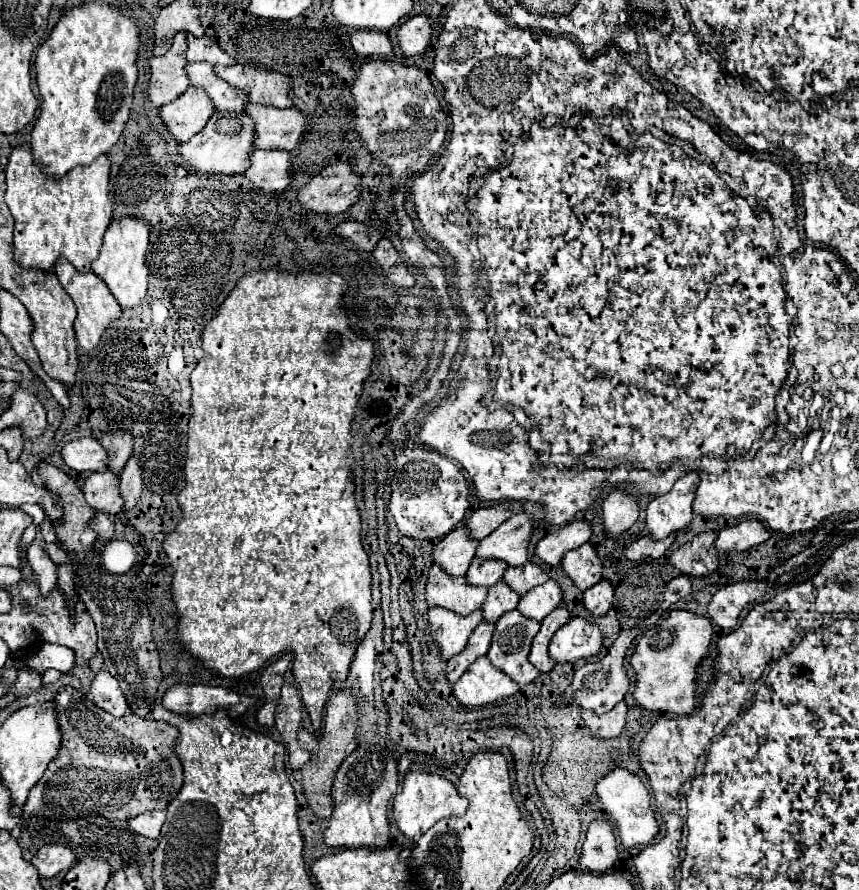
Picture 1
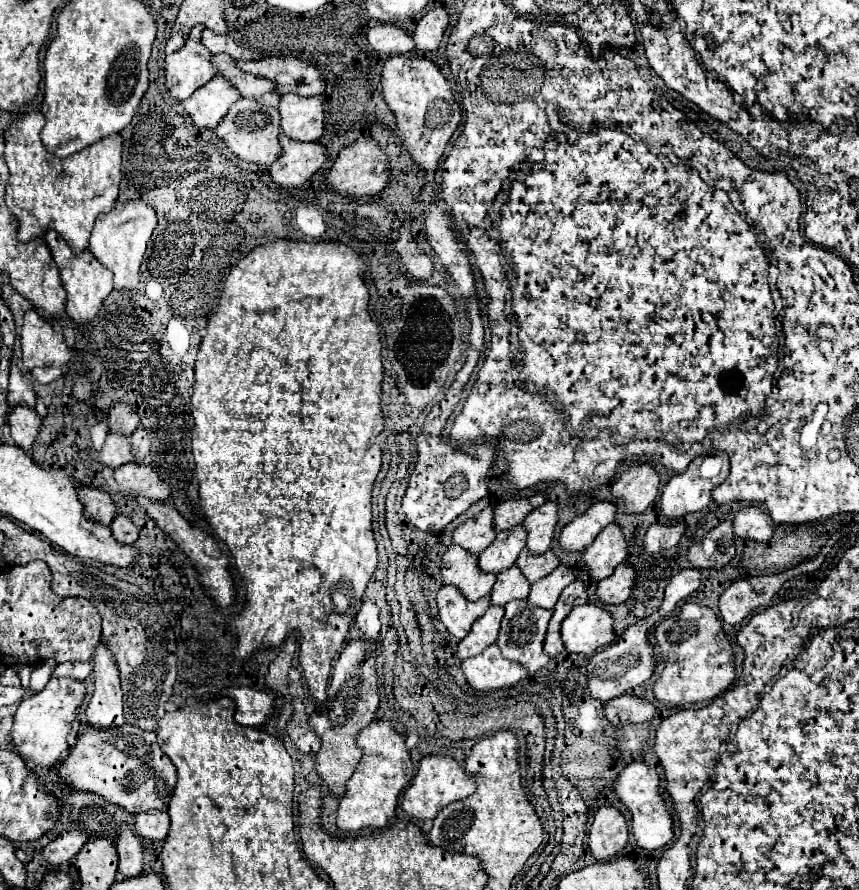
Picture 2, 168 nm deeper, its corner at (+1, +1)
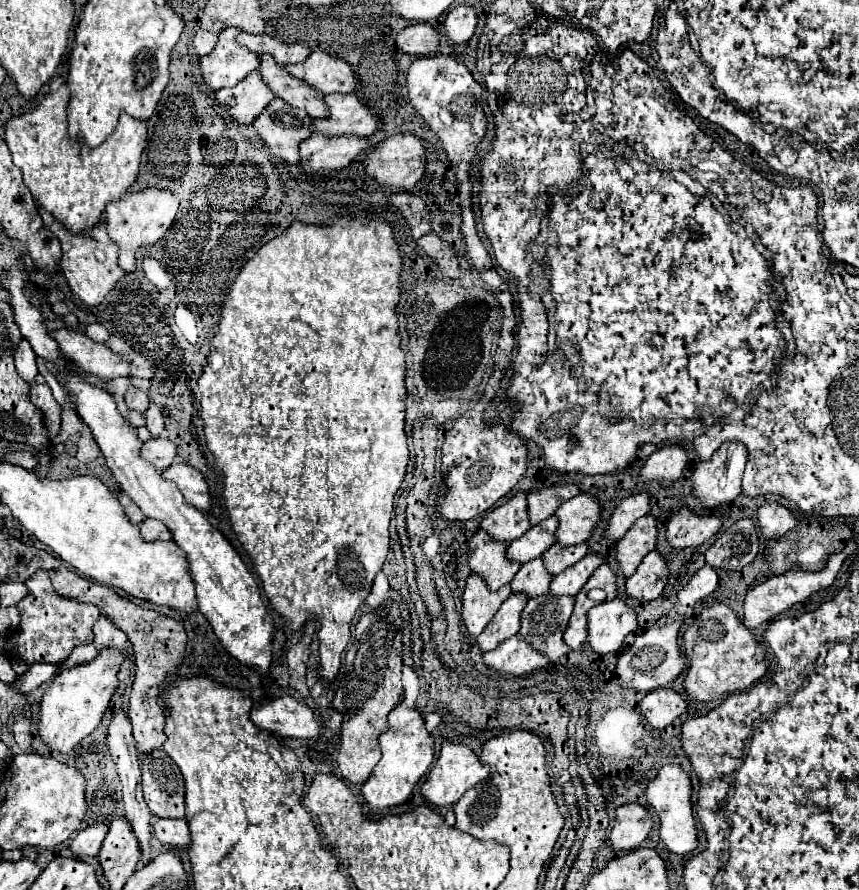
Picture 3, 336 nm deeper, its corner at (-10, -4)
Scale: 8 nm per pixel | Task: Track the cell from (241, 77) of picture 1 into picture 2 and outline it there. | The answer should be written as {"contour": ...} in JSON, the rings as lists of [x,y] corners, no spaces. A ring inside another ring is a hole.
{"contour":[[[272,56],[268,58],[268,66],[272,68],[266,68],[266,58],[248,62],[240,60],[238,66],[244,72],[272,80],[276,90],[282,94],[294,92],[298,96],[318,96],[326,90],[324,76],[318,72],[318,68],[296,56]]]}

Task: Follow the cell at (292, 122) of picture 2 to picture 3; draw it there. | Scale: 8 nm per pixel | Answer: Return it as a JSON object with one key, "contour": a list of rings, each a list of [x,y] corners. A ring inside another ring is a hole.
{"contour":[[[355,93],[327,95],[323,101],[327,105],[329,115],[311,121],[313,133],[323,133],[325,137],[339,137],[339,135],[367,137],[377,131],[375,115],[365,105],[361,105]]]}

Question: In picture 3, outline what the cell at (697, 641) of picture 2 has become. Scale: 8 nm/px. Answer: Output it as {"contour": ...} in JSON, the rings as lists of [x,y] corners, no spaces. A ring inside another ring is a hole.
{"contour":[[[713,605],[703,609],[693,625],[683,635],[685,657],[689,659],[687,675],[685,675],[685,695],[697,701],[715,701],[727,697],[735,691],[749,689],[757,679],[761,679],[767,671],[767,649],[761,643],[761,659],[759,659],[759,643],[753,639],[751,631],[737,619],[737,615],[727,605]]]}

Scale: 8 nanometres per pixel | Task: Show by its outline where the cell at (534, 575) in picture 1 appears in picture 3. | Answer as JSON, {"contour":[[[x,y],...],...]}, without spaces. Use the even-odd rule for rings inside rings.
{"contour":[[[555,543],[541,555],[541,559],[545,563],[545,569],[551,575],[559,575],[563,569],[575,565],[585,555],[587,555],[587,543],[579,543],[579,545],[571,545],[571,547],[561,547]]]}

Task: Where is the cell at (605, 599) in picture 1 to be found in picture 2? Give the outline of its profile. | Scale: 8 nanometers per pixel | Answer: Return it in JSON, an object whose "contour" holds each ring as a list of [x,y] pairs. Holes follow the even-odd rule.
{"contour":[[[622,562],[614,568],[614,574],[598,582],[598,598],[602,604],[622,604],[636,588],[636,570],[632,564]]]}

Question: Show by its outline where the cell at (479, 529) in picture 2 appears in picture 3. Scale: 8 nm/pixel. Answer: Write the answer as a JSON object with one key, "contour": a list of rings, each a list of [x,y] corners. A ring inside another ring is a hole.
{"contour":[[[519,493],[507,503],[495,507],[483,521],[481,531],[485,531],[493,541],[511,543],[513,539],[519,539],[527,529],[527,493]]]}

